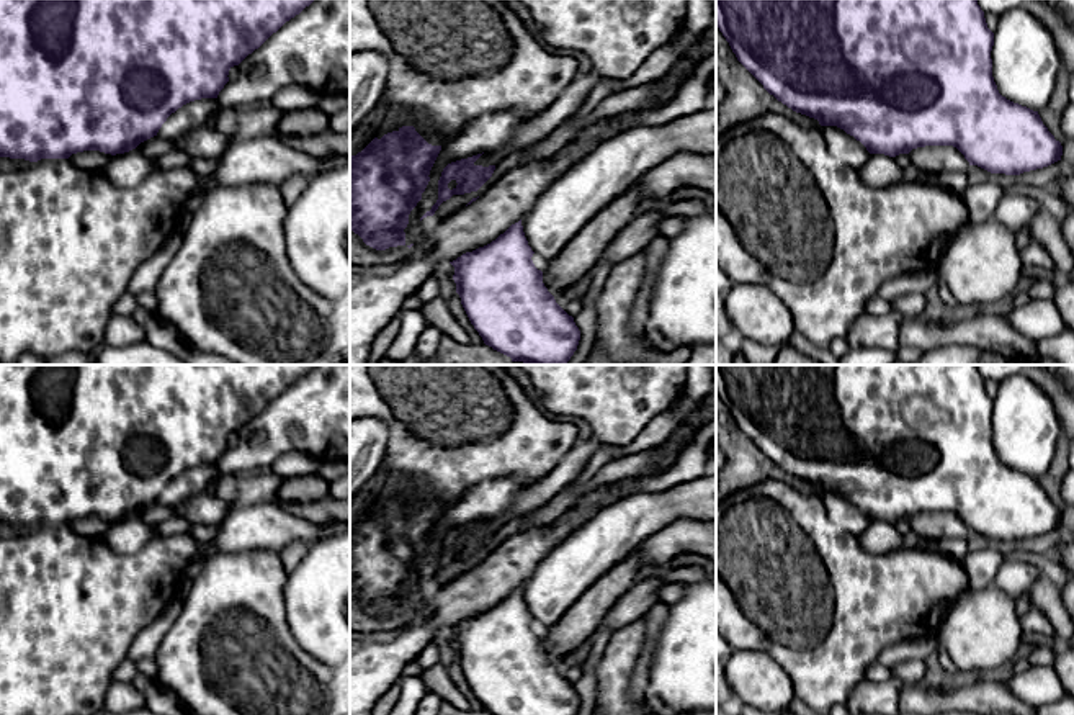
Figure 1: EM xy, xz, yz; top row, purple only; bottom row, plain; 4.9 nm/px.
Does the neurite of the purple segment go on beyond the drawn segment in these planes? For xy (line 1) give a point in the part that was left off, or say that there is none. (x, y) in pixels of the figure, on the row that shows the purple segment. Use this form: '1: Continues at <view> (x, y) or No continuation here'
1: No continuation here

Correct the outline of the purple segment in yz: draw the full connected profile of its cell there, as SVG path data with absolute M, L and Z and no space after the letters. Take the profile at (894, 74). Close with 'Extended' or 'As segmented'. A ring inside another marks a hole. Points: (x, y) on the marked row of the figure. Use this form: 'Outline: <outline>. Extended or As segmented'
Outline: M716 0L716 26L729 43L737 61L773 95L796 113L819 121L821 126L837 126L860 141L870 154L896 157L925 146L953 146L969 165L991 173L1020 175L1048 167L1063 155L1063 146L1043 124L1038 111L1002 97L992 77L991 51L994 33L987 28L978 0Z. As segmented

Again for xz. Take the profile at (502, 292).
Outline: M520 219L490 244L450 262L454 267L456 293L486 345L512 362L566 365L577 350L580 331L544 286L543 272L531 260L533 254Z. As segmented

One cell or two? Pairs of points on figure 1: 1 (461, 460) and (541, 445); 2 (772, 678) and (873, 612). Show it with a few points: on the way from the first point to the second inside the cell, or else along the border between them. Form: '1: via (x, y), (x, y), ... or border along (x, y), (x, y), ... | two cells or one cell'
1: via (481, 460), (494, 460), (522, 452) | one cell
2: border along (751, 650), (764, 650), (783, 670), (795, 696) | two cells

